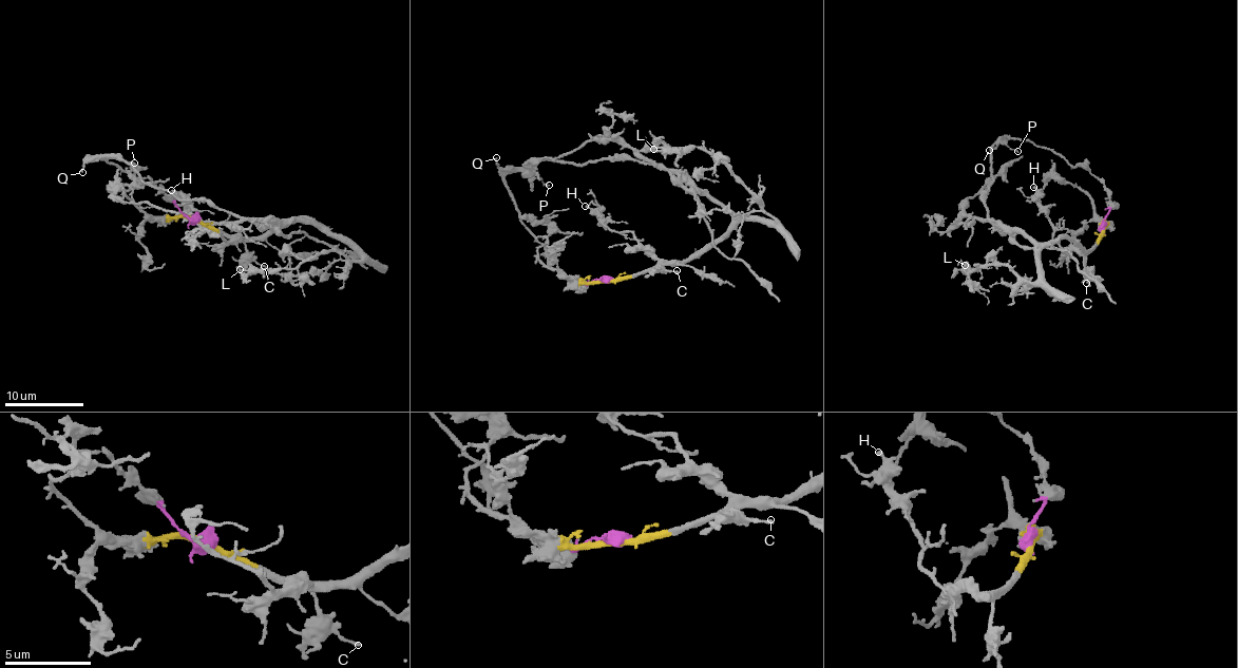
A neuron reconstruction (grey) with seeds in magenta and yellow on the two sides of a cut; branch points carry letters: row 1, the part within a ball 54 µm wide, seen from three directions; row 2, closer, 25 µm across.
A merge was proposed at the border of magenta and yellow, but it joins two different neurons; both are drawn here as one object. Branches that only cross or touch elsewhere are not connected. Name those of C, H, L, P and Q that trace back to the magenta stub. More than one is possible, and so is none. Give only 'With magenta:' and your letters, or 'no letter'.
With magenta: P, Q

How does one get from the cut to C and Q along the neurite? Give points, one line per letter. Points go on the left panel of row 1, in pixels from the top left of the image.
C: (194, 220), (237, 236), (245, 245), (245, 251), (265, 267)
Q: (194, 217), (185, 213), (147, 177), (135, 175), (131, 169), (122, 171), (97, 155), (89, 159), (82, 173)

